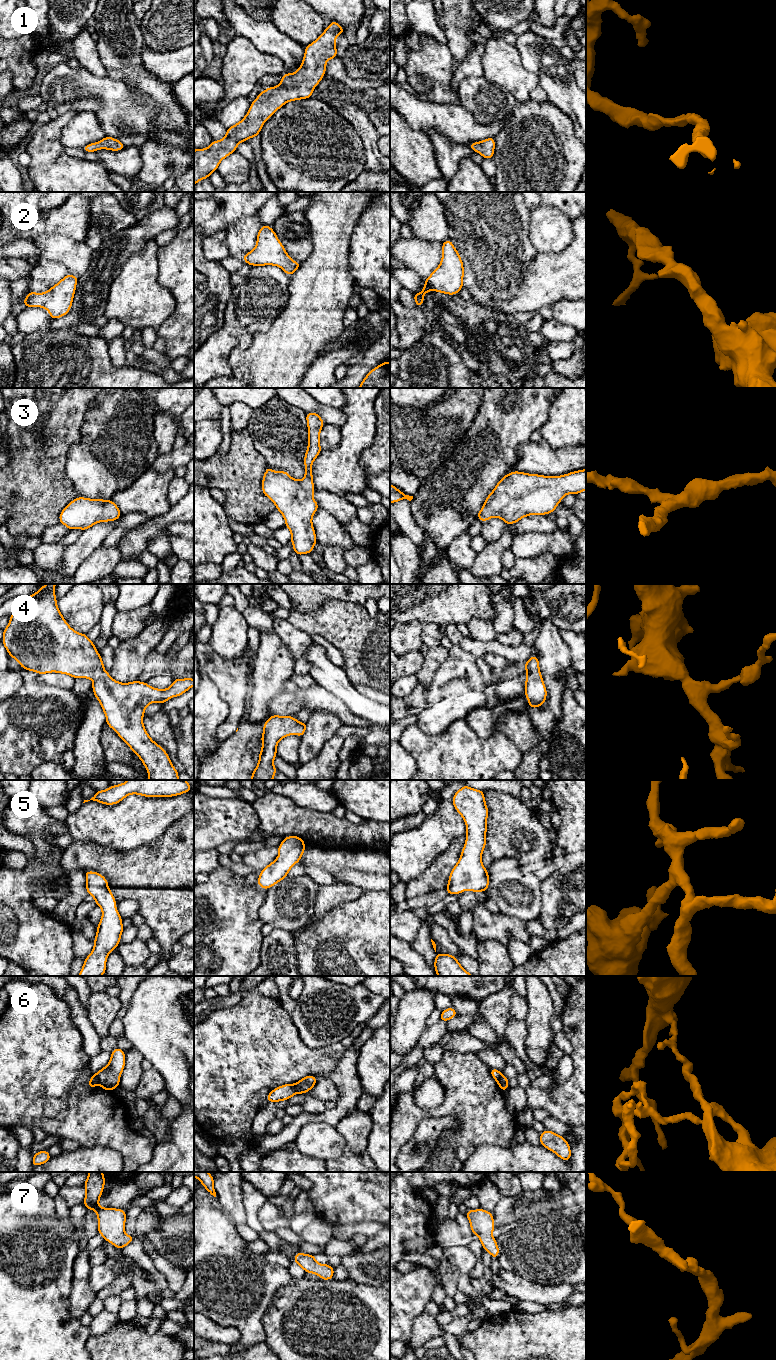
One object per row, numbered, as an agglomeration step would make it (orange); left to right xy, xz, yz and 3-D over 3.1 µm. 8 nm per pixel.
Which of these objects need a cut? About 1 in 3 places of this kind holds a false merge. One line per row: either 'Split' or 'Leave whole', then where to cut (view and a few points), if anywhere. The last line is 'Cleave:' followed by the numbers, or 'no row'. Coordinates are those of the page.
1: Leave whole. No split
2: Leave whole. No split
3: Leave whole. No split
4: Leave whole. No split
5: Leave whole. No split
6: Split. Split along yz (503, 1075), (500, 1087)
7: Leave whole. No split
Cleave: 6

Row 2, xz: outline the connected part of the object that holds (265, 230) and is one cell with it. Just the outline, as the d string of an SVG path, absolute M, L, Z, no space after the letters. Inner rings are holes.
M269 225L260 228L256 247L244 254L243 260L251 266L278 266L289 276L294 274L301 265L289 257L275 231Z

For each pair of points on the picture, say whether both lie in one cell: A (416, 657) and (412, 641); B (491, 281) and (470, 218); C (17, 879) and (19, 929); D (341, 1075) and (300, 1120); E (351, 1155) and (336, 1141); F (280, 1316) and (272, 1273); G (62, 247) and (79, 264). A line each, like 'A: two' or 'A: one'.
A: two
B: one
C: one
D: one
E: two
F: two
G: one

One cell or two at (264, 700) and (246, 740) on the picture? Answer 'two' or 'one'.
one

